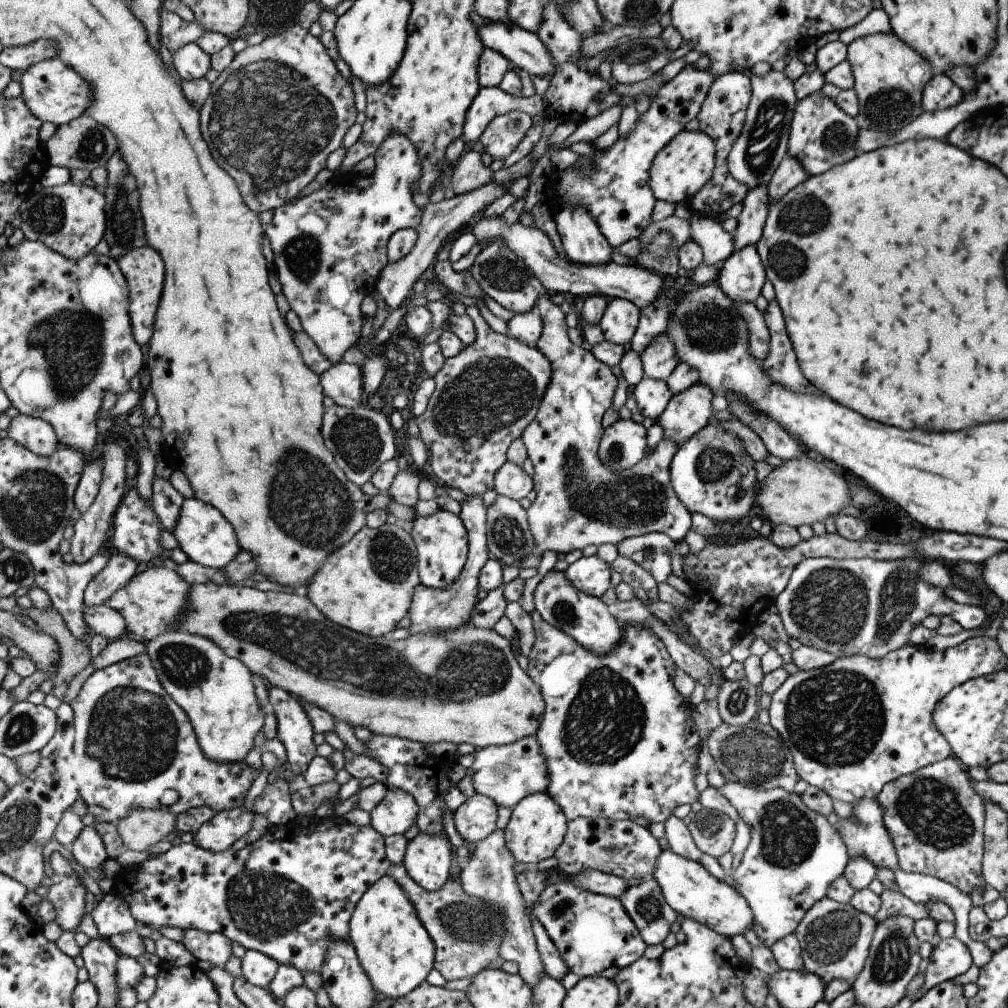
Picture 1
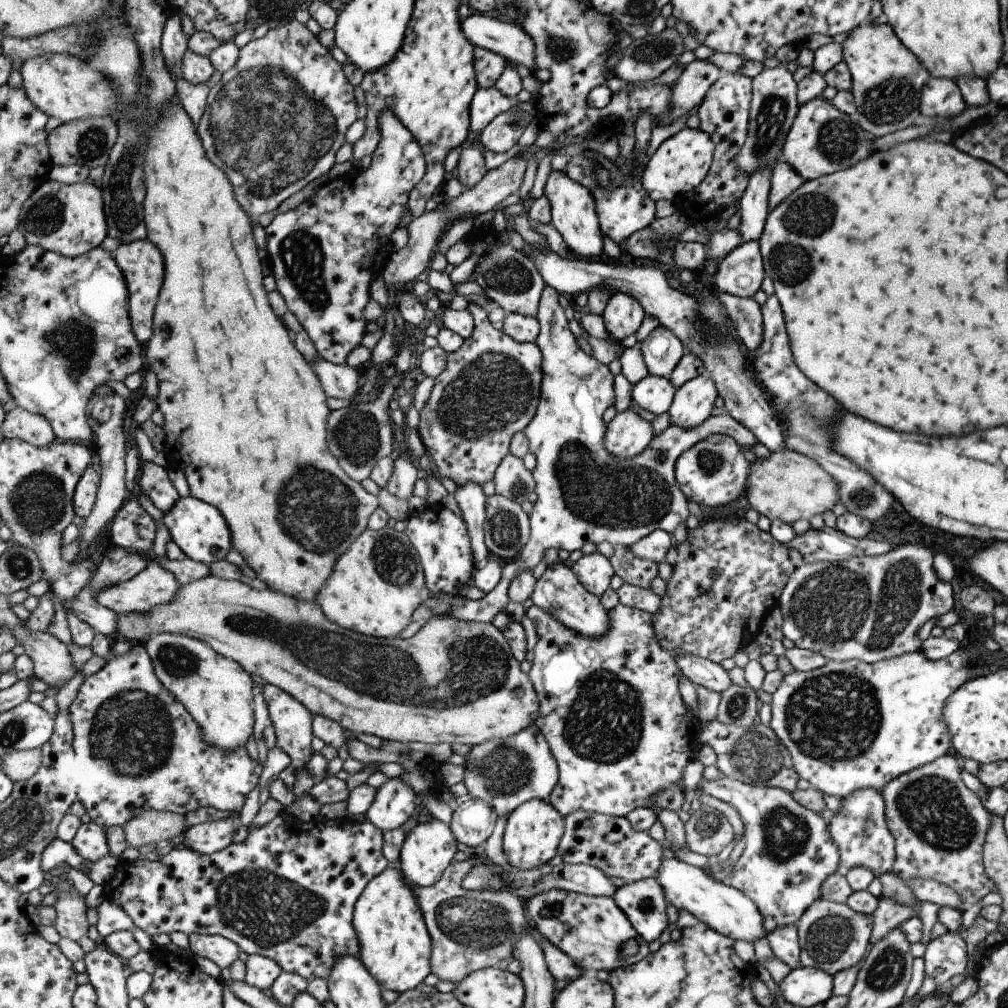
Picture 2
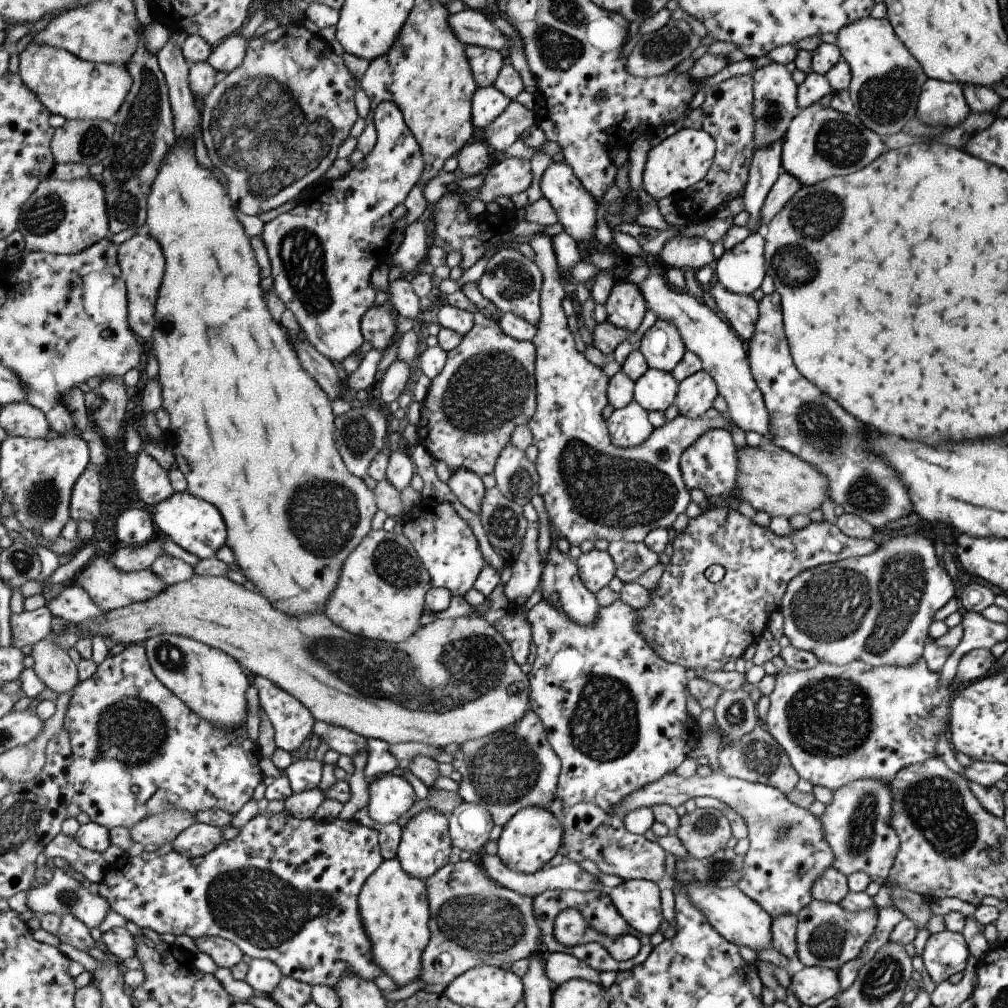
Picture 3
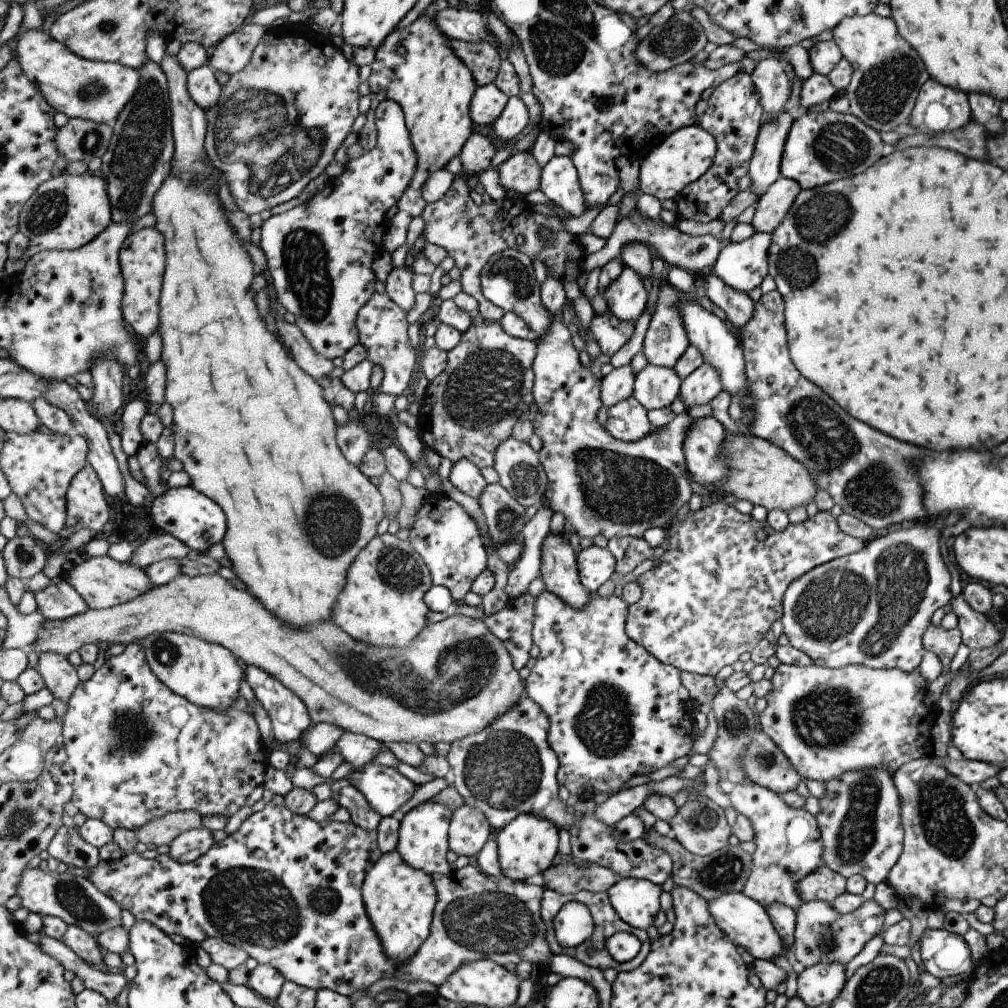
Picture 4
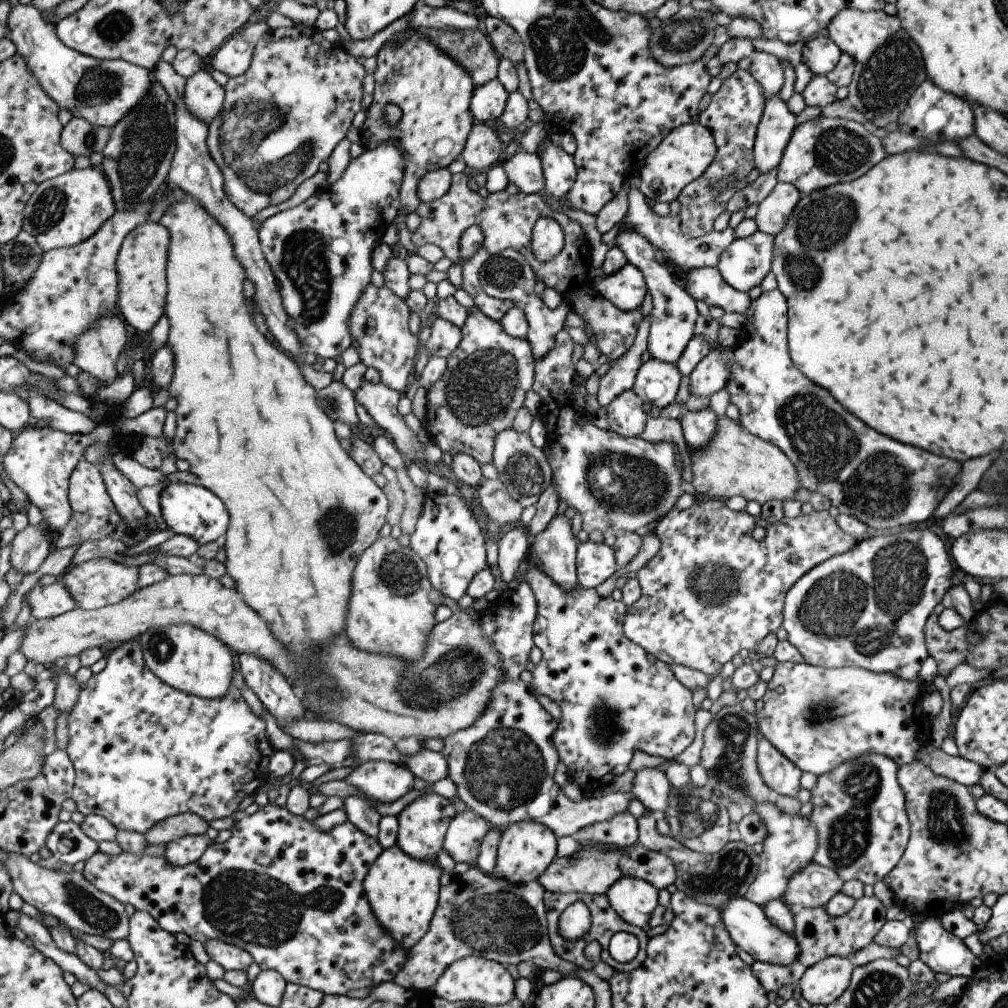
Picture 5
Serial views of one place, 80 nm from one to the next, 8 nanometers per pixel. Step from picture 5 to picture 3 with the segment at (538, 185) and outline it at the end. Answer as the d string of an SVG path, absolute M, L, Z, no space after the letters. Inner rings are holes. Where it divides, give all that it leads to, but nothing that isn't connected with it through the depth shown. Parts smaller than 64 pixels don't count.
M511 157L493 164L485 174L485 182L473 202L478 209L497 196L515 196L529 190L533 184L531 159Z

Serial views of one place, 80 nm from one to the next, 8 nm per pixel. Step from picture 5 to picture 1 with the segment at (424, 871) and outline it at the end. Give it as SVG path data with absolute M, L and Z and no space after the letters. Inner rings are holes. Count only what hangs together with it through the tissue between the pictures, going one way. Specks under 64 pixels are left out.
M383 875L364 897L357 903L352 916L350 938L360 956L361 964L365 967L374 989L389 998L405 997L412 993L420 984L427 980L436 964L436 942L425 928L424 922L417 909L408 897L404 887L391 875Z

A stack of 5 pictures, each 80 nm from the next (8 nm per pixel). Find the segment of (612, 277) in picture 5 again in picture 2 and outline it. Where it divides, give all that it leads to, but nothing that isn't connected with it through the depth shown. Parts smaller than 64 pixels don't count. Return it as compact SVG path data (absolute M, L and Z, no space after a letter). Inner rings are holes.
M617 291L610 295L600 315L608 336L619 342L639 328L646 314L633 297Z

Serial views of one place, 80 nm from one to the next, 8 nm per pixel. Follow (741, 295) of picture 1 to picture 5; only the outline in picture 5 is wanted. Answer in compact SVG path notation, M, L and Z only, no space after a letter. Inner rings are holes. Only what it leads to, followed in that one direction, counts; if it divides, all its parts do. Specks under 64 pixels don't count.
M755 231L733 242L720 254L715 267L723 280L735 290L746 293L757 286L770 271L773 237Z

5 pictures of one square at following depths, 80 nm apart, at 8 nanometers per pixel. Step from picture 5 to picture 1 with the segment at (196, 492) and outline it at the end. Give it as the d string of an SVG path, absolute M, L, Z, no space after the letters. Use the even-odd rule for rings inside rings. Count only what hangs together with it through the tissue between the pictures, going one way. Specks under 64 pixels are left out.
M197 497L184 502L173 534L187 558L214 569L225 568L243 550L232 522L217 507Z

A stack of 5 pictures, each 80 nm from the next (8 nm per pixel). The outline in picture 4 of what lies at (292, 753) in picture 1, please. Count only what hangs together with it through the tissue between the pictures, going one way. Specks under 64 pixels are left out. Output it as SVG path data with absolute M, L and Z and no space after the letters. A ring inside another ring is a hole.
M244 665L246 670L246 682L254 692L254 696L269 713L274 724L275 738L281 742L291 742L291 740L301 740L301 735L313 724L312 714L302 698L299 698L288 686L281 682L269 671L263 670L260 666Z

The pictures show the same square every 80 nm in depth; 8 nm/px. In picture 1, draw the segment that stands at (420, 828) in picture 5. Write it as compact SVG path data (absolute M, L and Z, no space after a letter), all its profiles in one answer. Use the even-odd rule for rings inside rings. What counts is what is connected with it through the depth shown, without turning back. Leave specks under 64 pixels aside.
M423 832L410 841L403 862L409 876L429 892L447 884L453 863L454 846L449 838Z

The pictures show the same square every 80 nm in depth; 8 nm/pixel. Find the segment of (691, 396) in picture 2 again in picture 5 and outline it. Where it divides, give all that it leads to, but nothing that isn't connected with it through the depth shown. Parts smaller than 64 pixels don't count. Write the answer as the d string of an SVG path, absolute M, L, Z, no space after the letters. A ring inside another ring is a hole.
M732 349L709 351L688 375L689 392L699 396L711 396L724 388L730 373Z

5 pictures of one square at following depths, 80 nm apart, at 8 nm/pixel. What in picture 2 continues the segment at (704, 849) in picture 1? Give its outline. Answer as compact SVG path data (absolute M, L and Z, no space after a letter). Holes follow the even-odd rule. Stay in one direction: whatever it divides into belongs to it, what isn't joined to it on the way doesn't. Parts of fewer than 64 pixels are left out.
M711 807L693 811L683 826L686 847L712 859L735 838L727 819Z

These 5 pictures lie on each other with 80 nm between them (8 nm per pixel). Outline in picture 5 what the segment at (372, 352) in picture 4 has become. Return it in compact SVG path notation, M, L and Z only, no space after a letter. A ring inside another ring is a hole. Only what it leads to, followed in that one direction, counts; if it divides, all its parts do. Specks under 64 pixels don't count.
M369 284L364 296L353 309L351 316L352 346L357 350L361 362L379 371L381 380L400 393L406 391L409 376L415 368L421 341L409 328L411 320L409 304L395 294L386 284L382 287Z

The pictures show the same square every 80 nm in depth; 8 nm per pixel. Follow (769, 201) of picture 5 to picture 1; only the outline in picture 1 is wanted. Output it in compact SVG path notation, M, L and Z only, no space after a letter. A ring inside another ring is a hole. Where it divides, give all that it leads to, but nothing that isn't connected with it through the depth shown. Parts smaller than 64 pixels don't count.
M785 155L770 176L766 191L771 201L779 200L807 178L803 167L796 159Z

